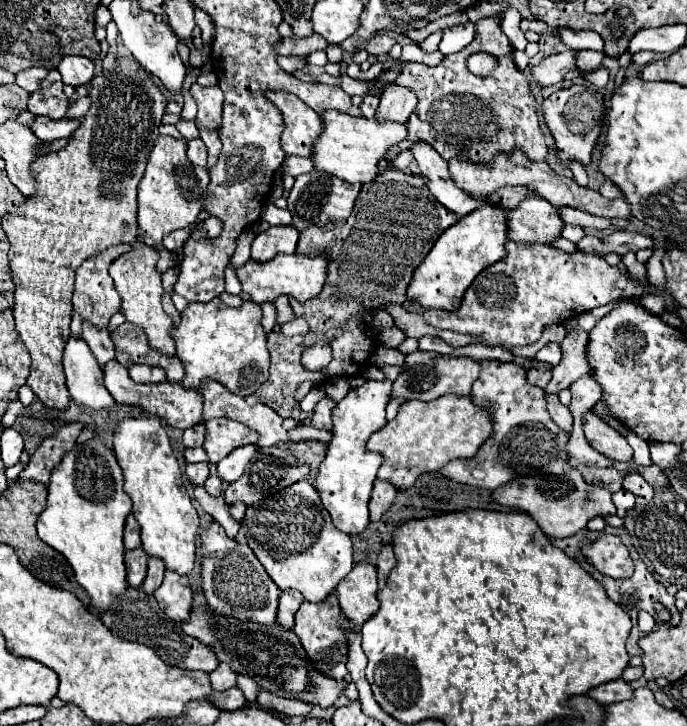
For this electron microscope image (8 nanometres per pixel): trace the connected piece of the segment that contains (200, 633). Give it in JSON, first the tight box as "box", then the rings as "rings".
{"box":[182,607,346,709],"rings":[[[192,607],[190,621],[182,623],[182,629],[208,645],[220,663],[228,663],[236,673],[252,677],[260,687],[270,691],[276,697],[298,699],[322,709],[334,705],[334,701],[344,693],[346,679],[332,679],[322,673],[316,673],[314,665],[306,657],[302,643],[292,633],[292,629],[268,627],[252,621],[238,621],[234,617],[222,617],[212,609]]]}

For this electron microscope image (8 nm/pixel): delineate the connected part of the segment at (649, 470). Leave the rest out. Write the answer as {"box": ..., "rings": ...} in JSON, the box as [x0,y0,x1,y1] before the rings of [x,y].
{"box":[639,464,670,488],"rings":[[[652,464],[648,467],[640,467],[639,471],[653,487],[665,488],[667,485],[670,485],[667,476],[657,465]]]}

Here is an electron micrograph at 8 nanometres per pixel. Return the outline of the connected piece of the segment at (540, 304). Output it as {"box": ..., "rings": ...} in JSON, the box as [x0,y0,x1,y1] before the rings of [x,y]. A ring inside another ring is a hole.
{"box":[424,241,646,347],"rings":[[[508,241],[506,245],[508,255],[480,271],[480,275],[472,281],[472,285],[466,289],[462,303],[458,311],[438,311],[438,309],[426,309],[424,321],[432,325],[434,329],[448,329],[456,333],[468,333],[474,337],[480,337],[486,345],[504,345],[504,347],[520,347],[530,345],[542,337],[544,327],[554,323],[564,323],[570,317],[576,317],[580,313],[586,313],[594,307],[606,305],[610,301],[616,301],[620,297],[636,297],[640,299],[646,291],[644,283],[630,281],[628,275],[620,273],[618,267],[608,265],[598,255],[586,255],[582,251],[566,253],[562,249],[556,249],[552,245],[522,245]]]}

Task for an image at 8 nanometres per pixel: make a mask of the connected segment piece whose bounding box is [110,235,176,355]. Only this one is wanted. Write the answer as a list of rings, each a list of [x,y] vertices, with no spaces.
[[[138,235],[136,243],[132,245],[130,253],[124,253],[122,257],[118,257],[112,265],[110,265],[110,275],[114,279],[114,285],[122,297],[122,311],[124,317],[130,323],[136,323],[140,327],[144,327],[150,345],[166,355],[174,355],[176,353],[176,345],[174,345],[174,323],[172,319],[164,313],[160,297],[164,293],[162,289],[162,279],[160,279],[160,271],[156,269],[156,261],[158,261],[158,249],[154,247],[146,247],[144,245],[144,237]]]

